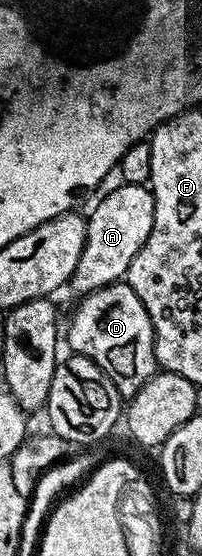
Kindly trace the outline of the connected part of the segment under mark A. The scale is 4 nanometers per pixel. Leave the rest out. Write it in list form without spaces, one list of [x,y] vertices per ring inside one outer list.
[[[121,183],[110,195],[103,196],[93,216],[88,216],[87,241],[79,257],[79,265],[75,265],[75,273],[68,281],[68,290],[73,290],[77,297],[84,297],[92,291],[124,280],[128,276],[131,261],[135,261],[147,237],[151,237],[154,221],[155,201],[148,186]]]

